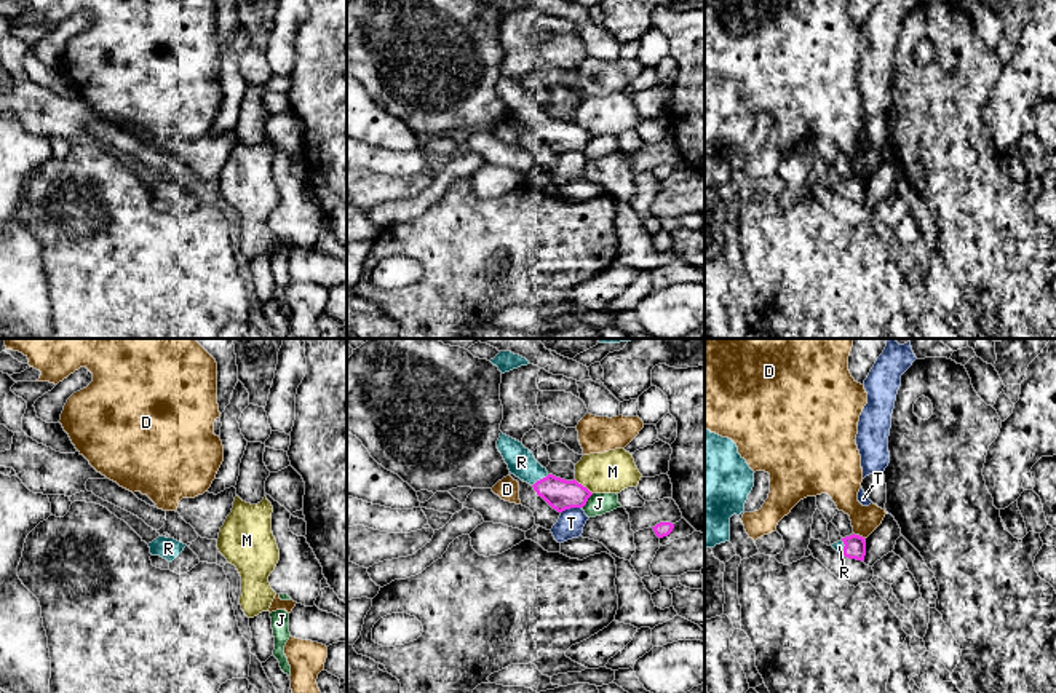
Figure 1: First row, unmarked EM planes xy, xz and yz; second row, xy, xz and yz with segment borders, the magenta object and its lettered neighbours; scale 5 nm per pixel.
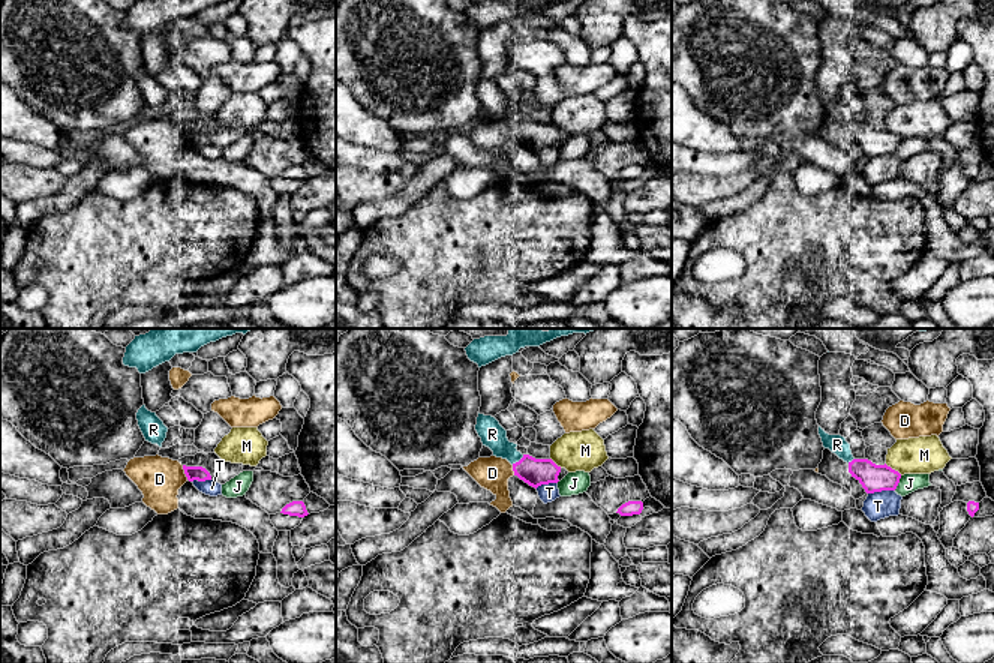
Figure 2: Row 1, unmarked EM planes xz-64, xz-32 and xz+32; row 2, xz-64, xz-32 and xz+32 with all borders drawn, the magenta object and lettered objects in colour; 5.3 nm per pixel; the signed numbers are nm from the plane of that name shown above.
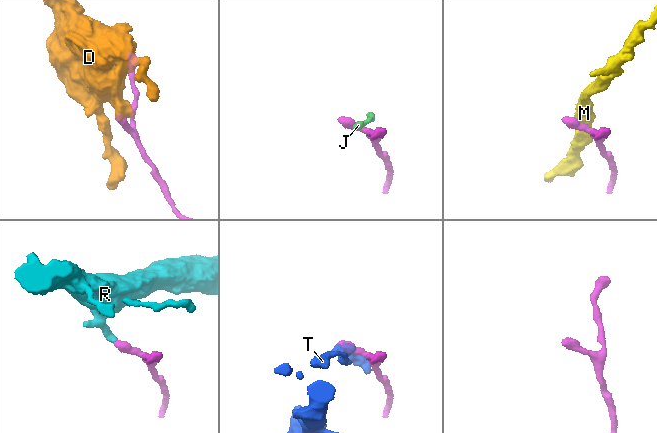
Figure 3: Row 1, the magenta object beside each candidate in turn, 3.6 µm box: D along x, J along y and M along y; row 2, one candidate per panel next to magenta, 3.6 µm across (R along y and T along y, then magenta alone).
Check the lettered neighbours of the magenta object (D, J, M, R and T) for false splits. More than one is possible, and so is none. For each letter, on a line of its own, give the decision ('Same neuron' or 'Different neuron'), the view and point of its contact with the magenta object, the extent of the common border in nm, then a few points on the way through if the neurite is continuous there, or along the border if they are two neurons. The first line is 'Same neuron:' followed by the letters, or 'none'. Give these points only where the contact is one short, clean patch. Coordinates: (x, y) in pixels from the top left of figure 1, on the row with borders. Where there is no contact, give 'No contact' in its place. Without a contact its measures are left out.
Same neuron: R
D: Different neuron. Touches magenta at yz (858, 535). Shared border 70 nm
J: Different neuron. Touches magenta at xz (587, 500). Shared border 100 nm. Boundary: xz (593, 494), (582, 508)
M: Different neuron. Touches magenta at xz (582, 486). Shared border 120 nm. Boundary: xz (574, 479), (591, 494)
R: Same neuron. Touches magenta at xz (540, 479). Shared border 110 nm
T: Different neuron. Touches magenta at xz (571, 506). Shared border 110 nm. Boundary: xz (580, 506), (571, 506), (561, 513)

